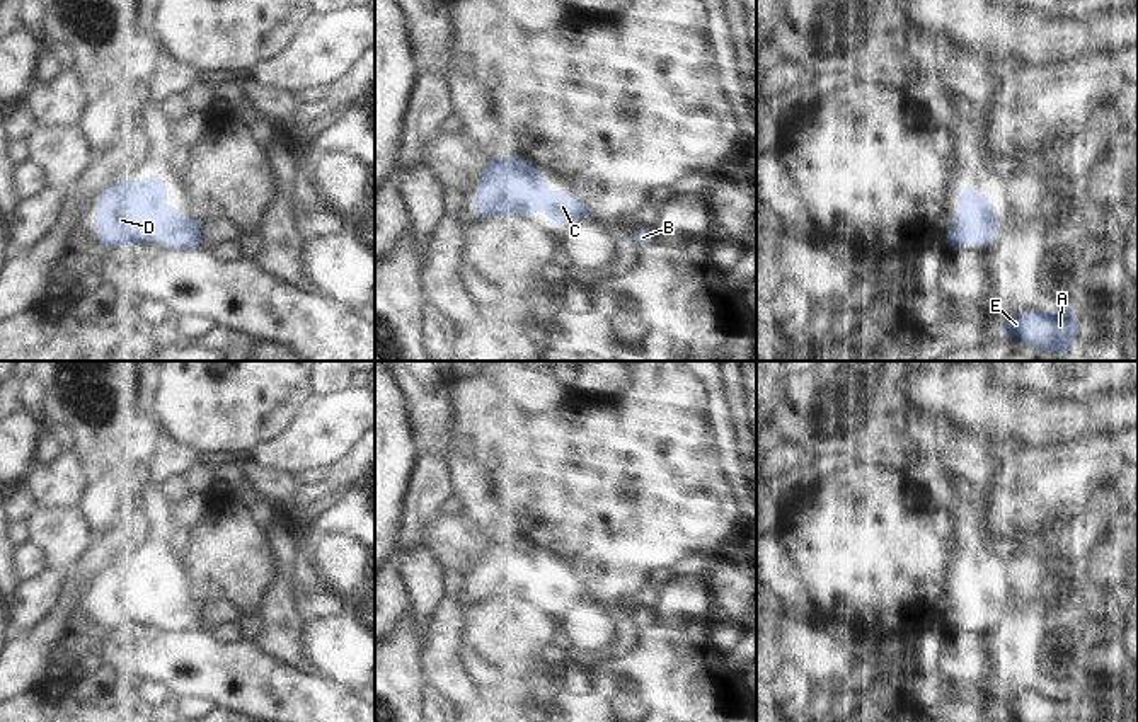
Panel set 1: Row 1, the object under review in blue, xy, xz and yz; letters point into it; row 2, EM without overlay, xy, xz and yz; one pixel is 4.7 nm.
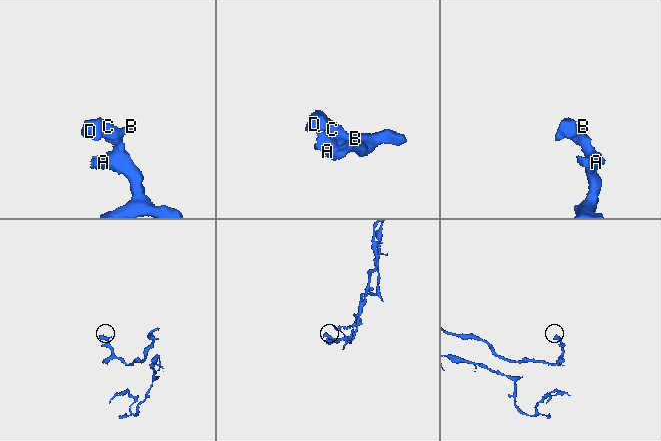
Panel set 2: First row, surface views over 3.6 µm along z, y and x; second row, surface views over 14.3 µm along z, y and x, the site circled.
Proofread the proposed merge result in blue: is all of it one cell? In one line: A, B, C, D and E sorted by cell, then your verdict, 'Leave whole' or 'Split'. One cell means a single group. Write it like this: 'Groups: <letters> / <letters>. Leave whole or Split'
Groups: A B C D E. Leave whole.

